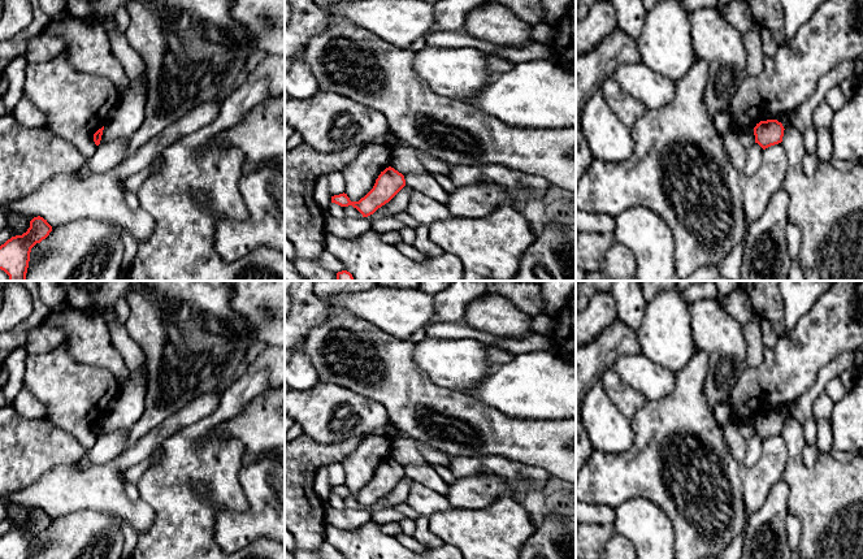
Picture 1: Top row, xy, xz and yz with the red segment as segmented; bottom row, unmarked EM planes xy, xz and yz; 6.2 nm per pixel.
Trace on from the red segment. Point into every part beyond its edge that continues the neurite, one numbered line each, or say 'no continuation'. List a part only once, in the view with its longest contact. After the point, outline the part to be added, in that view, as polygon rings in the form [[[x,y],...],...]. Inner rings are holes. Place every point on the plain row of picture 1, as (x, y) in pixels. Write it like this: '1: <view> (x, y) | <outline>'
no continuation

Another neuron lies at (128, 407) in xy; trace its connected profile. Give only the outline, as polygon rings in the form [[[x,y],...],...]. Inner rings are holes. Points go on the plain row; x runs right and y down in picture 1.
[[[147,365],[129,373],[120,384],[120,391],[104,416],[101,434],[131,428],[146,407]]]

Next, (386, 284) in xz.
[[[378,281],[378,285],[393,289],[419,289],[420,281]]]

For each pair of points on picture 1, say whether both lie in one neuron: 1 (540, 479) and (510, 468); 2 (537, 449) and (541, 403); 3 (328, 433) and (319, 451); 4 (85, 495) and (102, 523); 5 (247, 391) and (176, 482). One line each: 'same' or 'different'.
1: same
2: different
3: different
4: different
5: same

